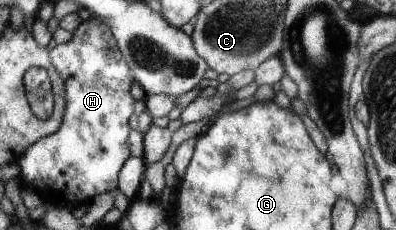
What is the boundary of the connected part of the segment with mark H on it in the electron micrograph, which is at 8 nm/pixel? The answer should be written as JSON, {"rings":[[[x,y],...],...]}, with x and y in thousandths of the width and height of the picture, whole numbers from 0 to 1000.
{"rings":[[[227,74],[184,161],[131,213],[131,274],[169,378],[159,543],[121,600],[83,622],[45,691],[48,778],[139,904],[225,891],[240,848],[290,830],[295,761],[326,691],[326,509],[341,487],[331,417],[333,291],[313,252],[283,126]]]}

